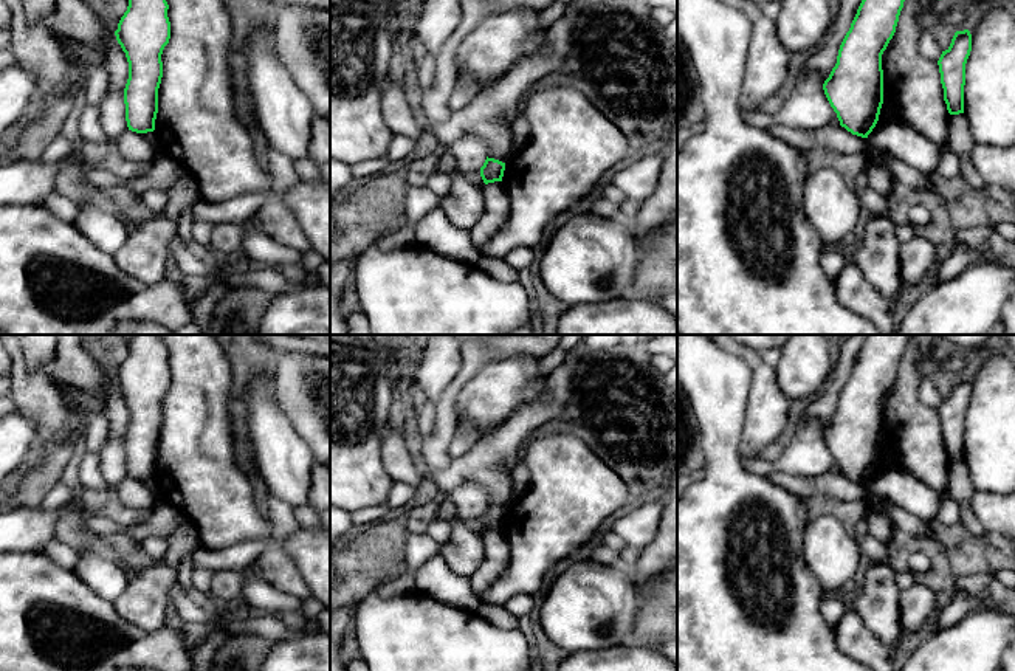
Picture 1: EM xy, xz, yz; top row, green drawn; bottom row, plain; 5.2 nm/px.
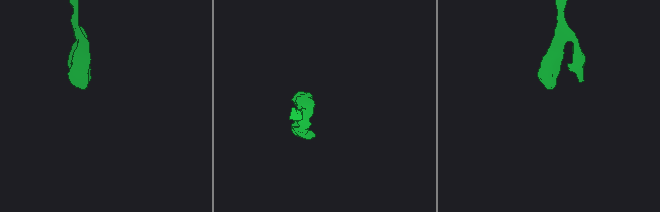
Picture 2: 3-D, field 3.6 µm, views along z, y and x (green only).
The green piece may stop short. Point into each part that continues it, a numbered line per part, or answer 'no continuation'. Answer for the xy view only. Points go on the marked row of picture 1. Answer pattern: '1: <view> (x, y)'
no continuation

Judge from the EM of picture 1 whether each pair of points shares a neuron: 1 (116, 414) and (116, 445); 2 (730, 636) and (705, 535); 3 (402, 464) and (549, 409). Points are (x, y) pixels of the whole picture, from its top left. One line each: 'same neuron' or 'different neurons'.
1: same neuron
2: same neuron
3: same neuron

